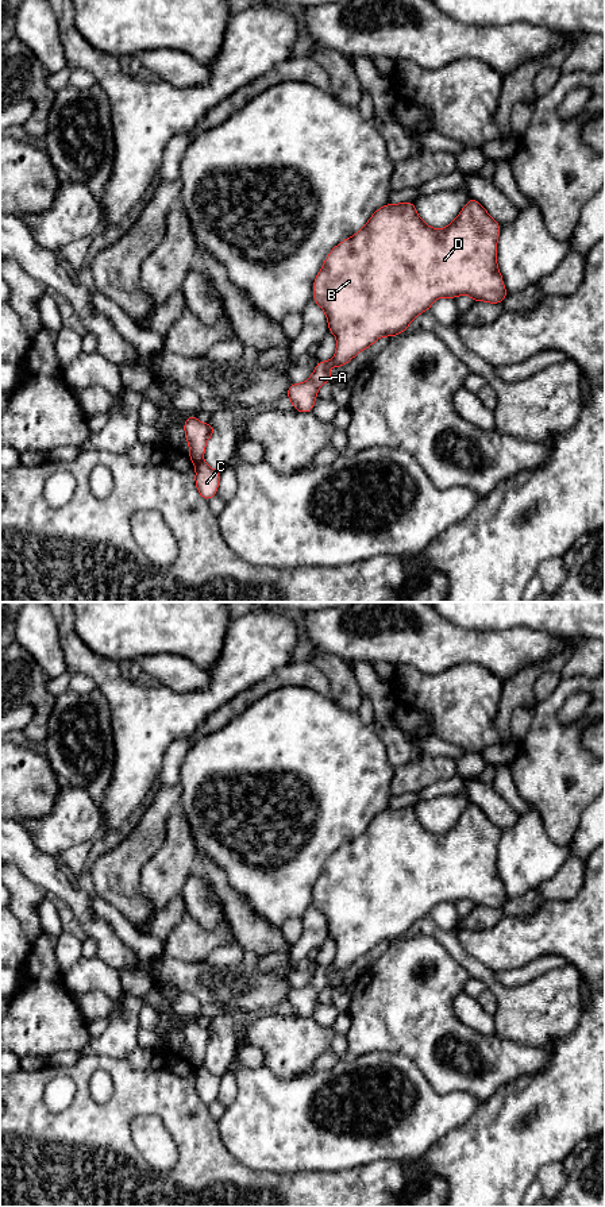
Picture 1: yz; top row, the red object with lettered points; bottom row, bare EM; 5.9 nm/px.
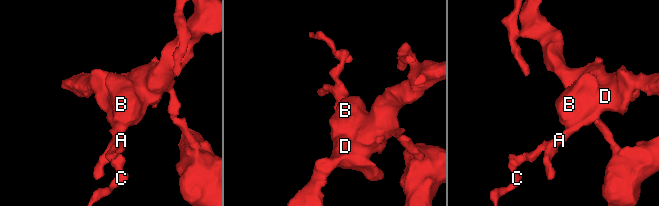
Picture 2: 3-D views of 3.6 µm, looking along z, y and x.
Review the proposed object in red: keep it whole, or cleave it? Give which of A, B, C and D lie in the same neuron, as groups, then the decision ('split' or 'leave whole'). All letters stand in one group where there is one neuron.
groups A B D / C; split

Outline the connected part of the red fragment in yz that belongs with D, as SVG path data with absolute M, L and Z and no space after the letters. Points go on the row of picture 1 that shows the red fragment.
M470 198L467 204L463 207L458 217L451 221L446 228L443 230L435 230L429 225L427 225L420 216L417 215L415 209L415 204L401 203L401 204L386 204L377 209L370 220L366 223L366 225L357 232L354 236L344 239L340 242L336 247L332 248L332 251L328 254L321 270L317 273L315 282L313 282L313 301L319 304L323 311L325 312L327 320L328 320L328 331L332 332L338 342L336 342L336 352L331 360L323 362L319 360L316 365L315 371L312 373L311 378L302 383L292 383L292 386L288 389L286 396L293 402L294 410L298 412L312 412L313 404L317 396L317 392L320 386L325 382L332 382L332 378L330 375L328 367L342 367L343 365L348 363L358 352L362 350L371 347L373 343L381 338L381 336L396 336L397 333L408 331L408 324L417 317L424 311L428 311L432 305L432 302L440 297L448 297L455 298L461 294L469 294L474 301L486 301L492 304L500 304L506 297L508 292L502 282L502 275L497 267L497 240L498 235L501 232L501 225L492 219L492 216L485 211L485 208L474 198Z

